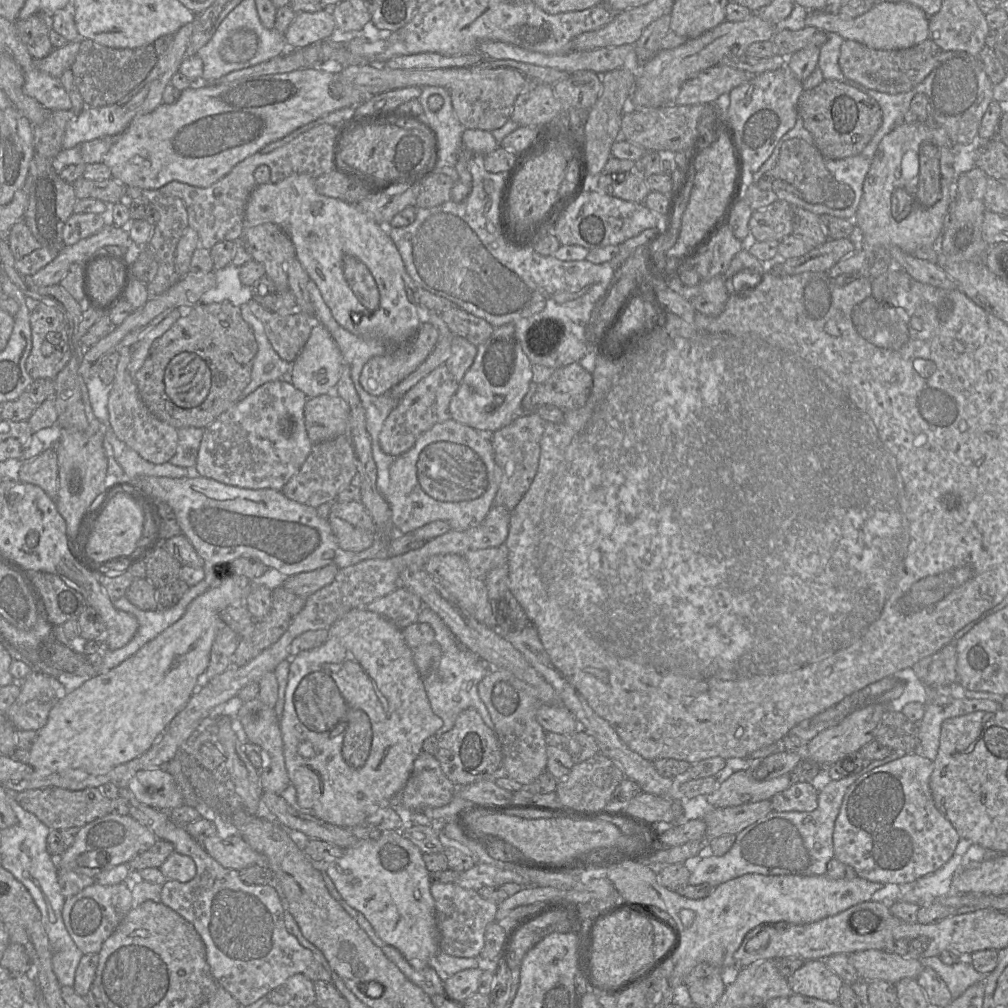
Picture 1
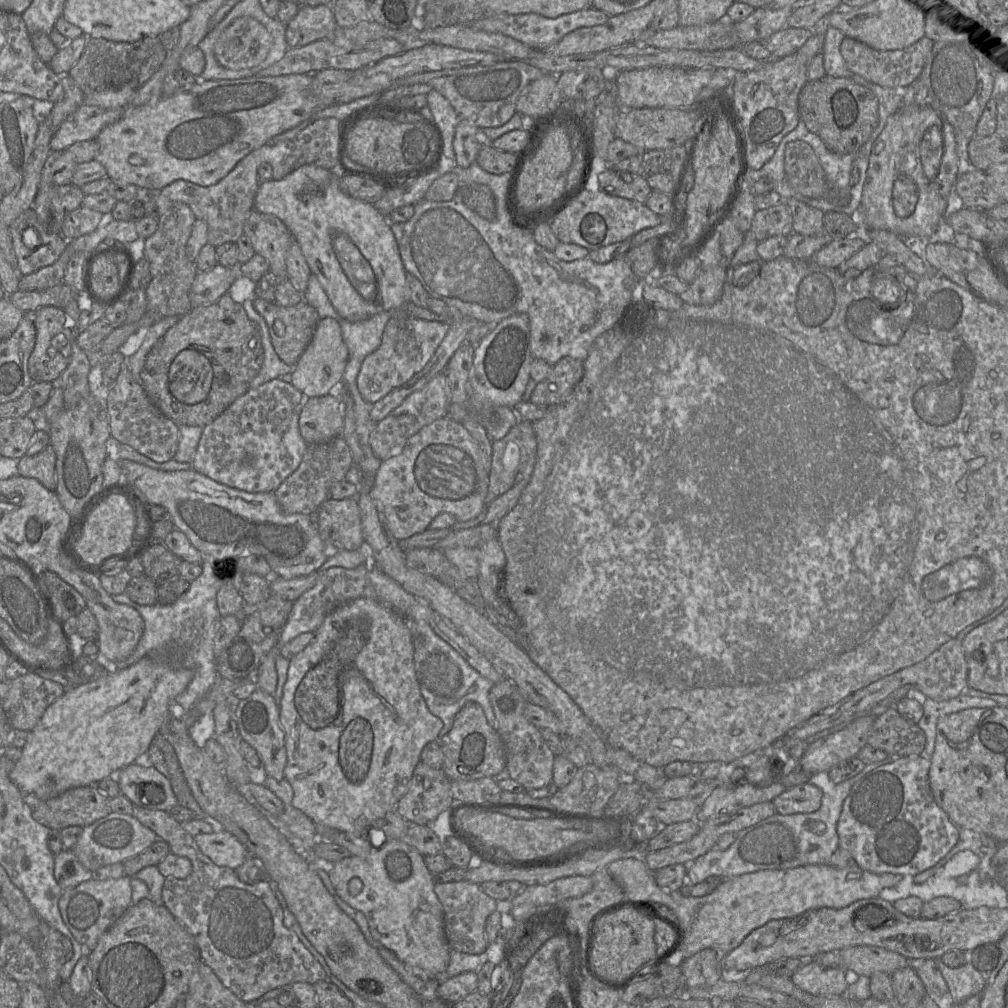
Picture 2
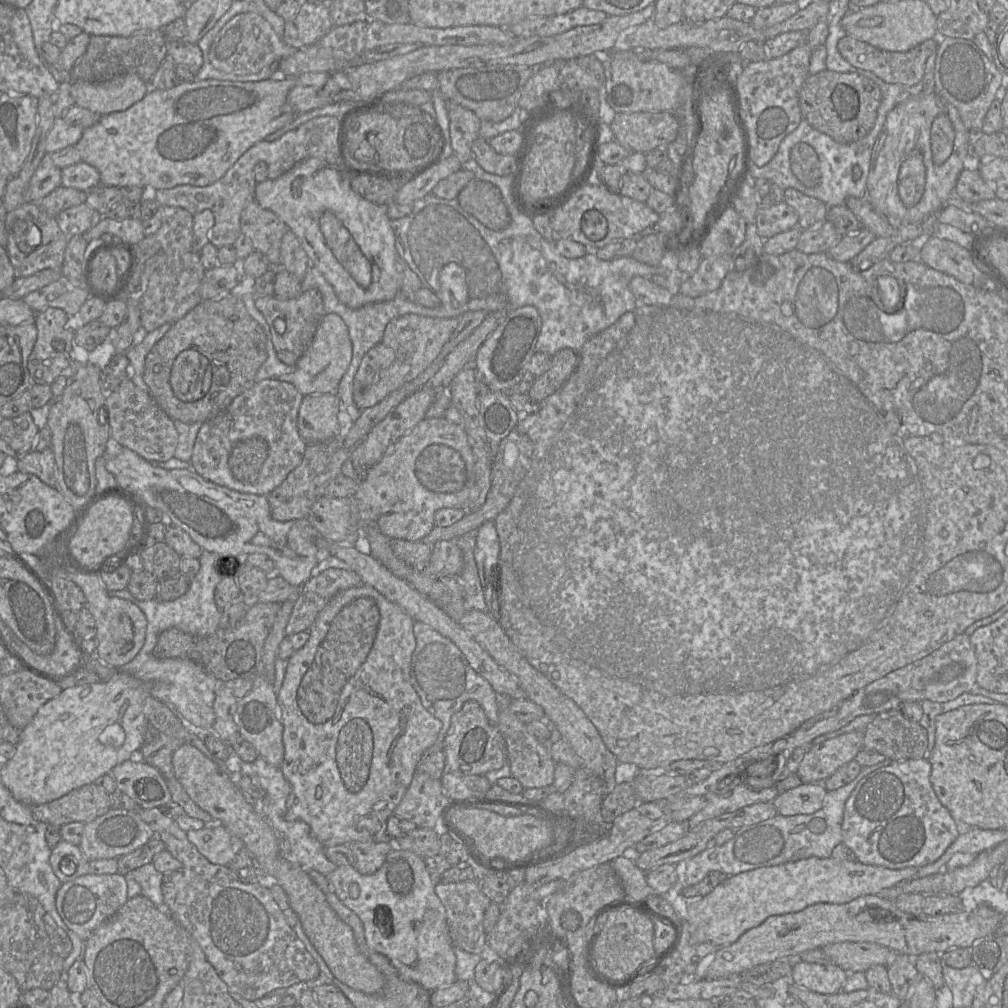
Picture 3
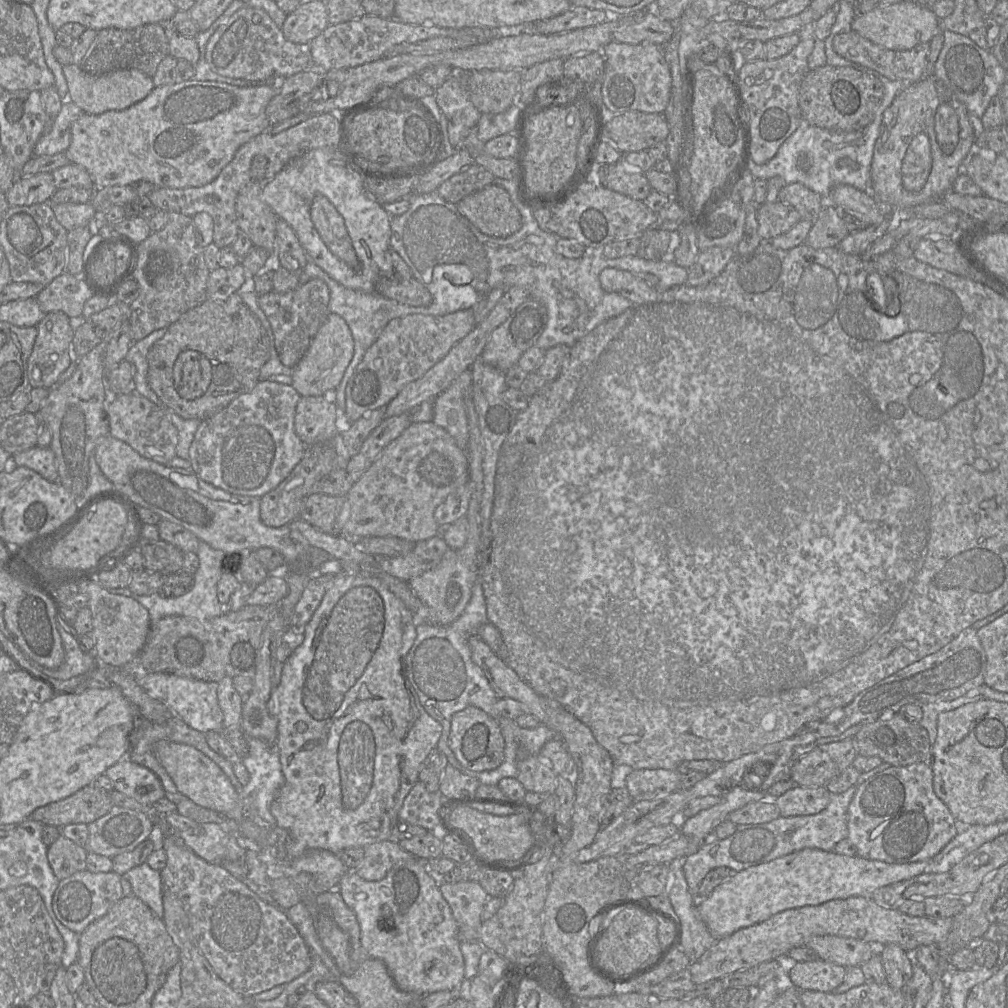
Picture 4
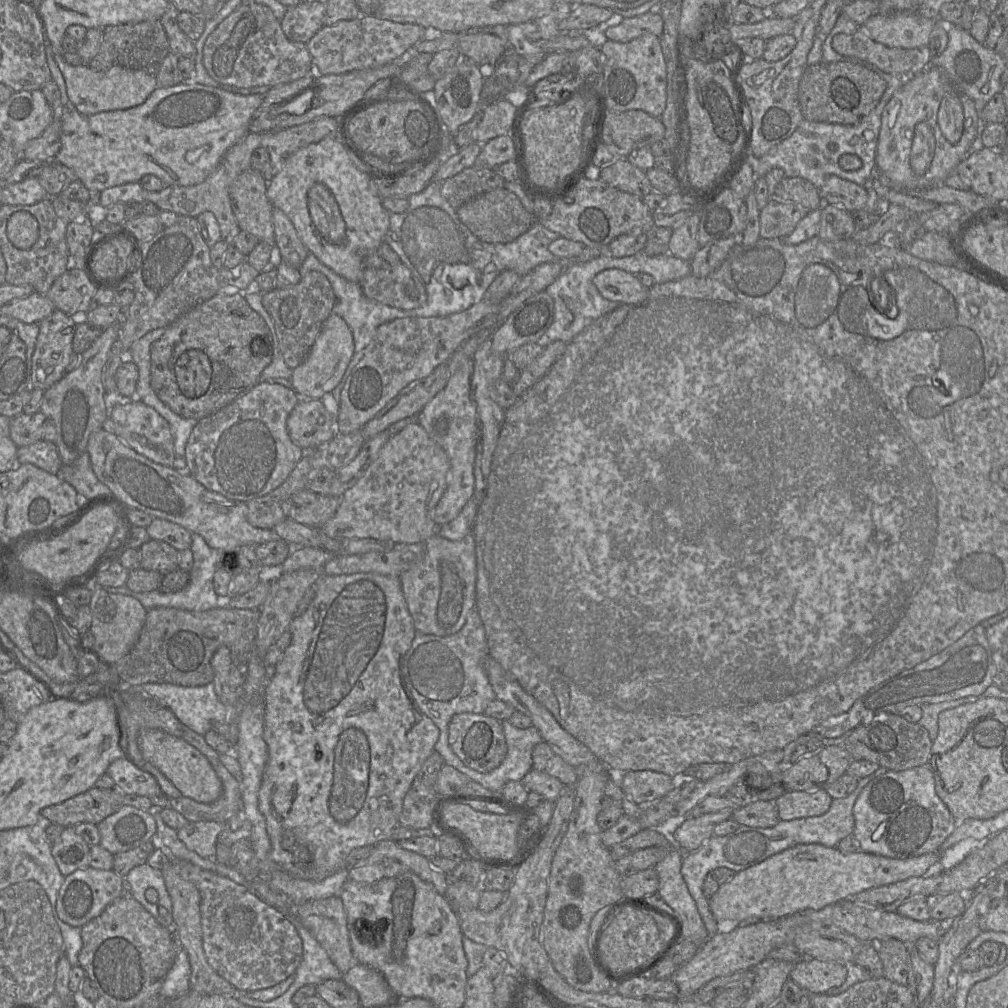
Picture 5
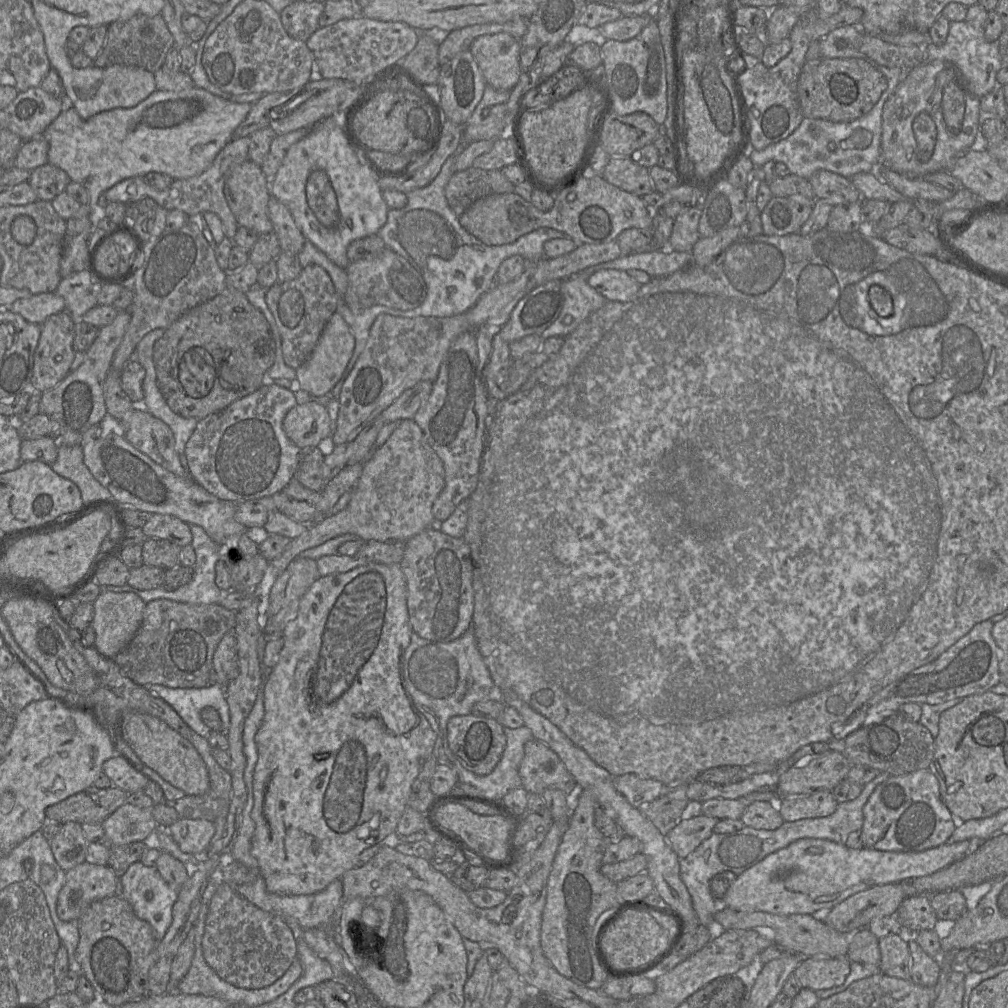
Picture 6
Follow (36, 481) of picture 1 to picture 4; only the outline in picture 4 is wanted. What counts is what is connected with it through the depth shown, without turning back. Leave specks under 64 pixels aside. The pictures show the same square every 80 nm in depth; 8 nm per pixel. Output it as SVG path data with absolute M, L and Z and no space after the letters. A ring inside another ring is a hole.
M35 446L15 453L11 457L14 459L16 465L32 469L50 482L58 482L56 458L50 446Z

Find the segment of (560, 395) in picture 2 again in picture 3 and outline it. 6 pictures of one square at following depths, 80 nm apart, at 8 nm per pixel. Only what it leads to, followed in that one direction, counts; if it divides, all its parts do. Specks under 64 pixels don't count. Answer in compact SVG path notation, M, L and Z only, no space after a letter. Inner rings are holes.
M564 348L551 356L547 371L536 377L528 395L536 401L541 402L553 393L569 379L579 364L578 352Z

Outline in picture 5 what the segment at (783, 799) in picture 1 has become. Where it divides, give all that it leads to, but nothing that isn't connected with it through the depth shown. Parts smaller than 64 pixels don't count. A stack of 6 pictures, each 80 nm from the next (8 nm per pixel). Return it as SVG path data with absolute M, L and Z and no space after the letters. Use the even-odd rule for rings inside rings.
M825 789L786 791L775 800L780 820L820 816L826 813L833 798Z

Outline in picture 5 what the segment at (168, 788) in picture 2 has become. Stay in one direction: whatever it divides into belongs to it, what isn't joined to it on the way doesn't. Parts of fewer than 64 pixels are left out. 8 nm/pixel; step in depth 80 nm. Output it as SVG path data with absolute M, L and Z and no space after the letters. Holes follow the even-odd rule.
M126 756L114 760L105 773L114 780L115 788L125 794L136 794L151 799L162 792L156 778L138 768Z

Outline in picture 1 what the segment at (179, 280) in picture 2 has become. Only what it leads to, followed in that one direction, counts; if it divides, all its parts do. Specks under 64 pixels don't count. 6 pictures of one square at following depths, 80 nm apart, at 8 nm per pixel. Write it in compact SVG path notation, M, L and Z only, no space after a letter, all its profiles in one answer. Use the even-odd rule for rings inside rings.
M130 186L126 188L126 200L141 202L145 206L156 209L160 214L159 221L154 226L153 233L147 244L149 248L153 249L155 260L158 264L157 274L154 279L147 284L147 291L149 298L151 296L161 295L181 279L175 267L175 252L180 238L186 228L189 227L185 204L180 198L162 194L159 189L147 190Z

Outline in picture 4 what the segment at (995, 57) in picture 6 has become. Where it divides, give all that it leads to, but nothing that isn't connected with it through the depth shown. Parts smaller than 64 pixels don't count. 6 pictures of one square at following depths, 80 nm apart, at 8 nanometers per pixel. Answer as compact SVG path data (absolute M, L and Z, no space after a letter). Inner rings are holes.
M948 30L942 32L944 43L934 65L934 77L965 106L970 119L981 119L990 100L999 95L1000 88L1006 83L1006 71L991 51L983 50L970 37Z

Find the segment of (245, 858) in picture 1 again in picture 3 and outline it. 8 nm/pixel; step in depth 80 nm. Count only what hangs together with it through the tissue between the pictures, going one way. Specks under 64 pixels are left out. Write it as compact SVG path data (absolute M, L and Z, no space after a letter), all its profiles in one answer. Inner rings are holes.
M222 824L205 826L200 830L186 831L188 840L211 863L229 866L235 854L241 847L245 847L242 841L234 837Z

